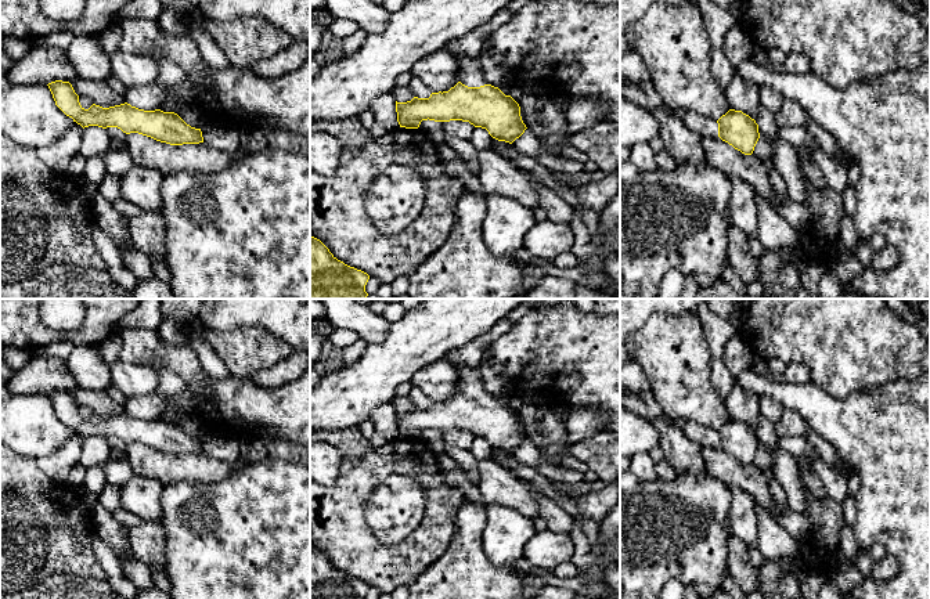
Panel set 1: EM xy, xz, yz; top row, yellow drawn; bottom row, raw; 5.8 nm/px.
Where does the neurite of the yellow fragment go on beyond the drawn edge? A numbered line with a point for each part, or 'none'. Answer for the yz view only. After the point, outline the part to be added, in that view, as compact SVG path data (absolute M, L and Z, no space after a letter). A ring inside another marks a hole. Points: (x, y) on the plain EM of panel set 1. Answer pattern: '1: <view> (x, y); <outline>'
1: yz (702, 436); M670 421L699 447L718 447L718 433L715 429L700 426L696 422Z

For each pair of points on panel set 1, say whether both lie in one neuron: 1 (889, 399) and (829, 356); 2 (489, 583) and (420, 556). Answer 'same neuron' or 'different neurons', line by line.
1: different neurons
2: different neurons

